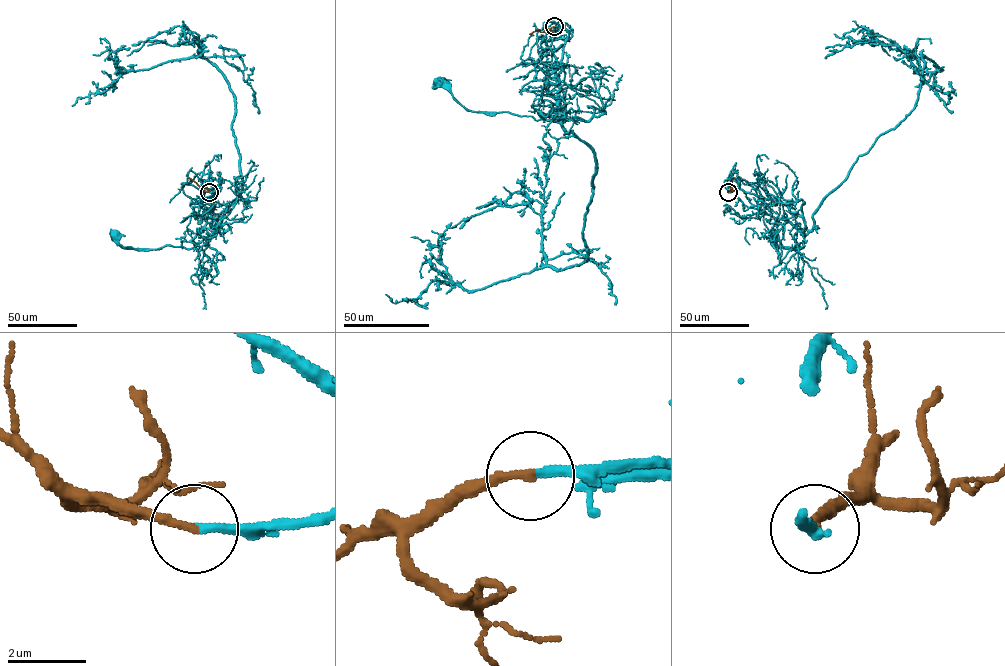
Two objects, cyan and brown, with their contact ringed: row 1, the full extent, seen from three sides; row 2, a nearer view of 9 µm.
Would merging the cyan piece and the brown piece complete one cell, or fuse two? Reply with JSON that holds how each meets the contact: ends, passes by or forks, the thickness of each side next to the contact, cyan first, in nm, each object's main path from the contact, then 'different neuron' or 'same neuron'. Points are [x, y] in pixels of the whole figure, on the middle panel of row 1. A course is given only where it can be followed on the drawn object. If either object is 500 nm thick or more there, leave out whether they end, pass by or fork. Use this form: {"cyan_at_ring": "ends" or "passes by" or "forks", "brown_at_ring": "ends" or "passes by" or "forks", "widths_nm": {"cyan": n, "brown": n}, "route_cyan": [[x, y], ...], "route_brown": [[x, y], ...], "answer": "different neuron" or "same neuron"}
{"cyan_at_ring": "ends", "brown_at_ring": "ends", "widths_nm": {"cyan": 220, "brown": 240}, "route_cyan": [[555, 26], [568, 33], [555, 71], [558, 104], [566, 118], [561, 125], [505, 112], [468, 111], [439, 82]], "route_brown": [[555, 26], [529, 34]], "answer": "same neuron"}

